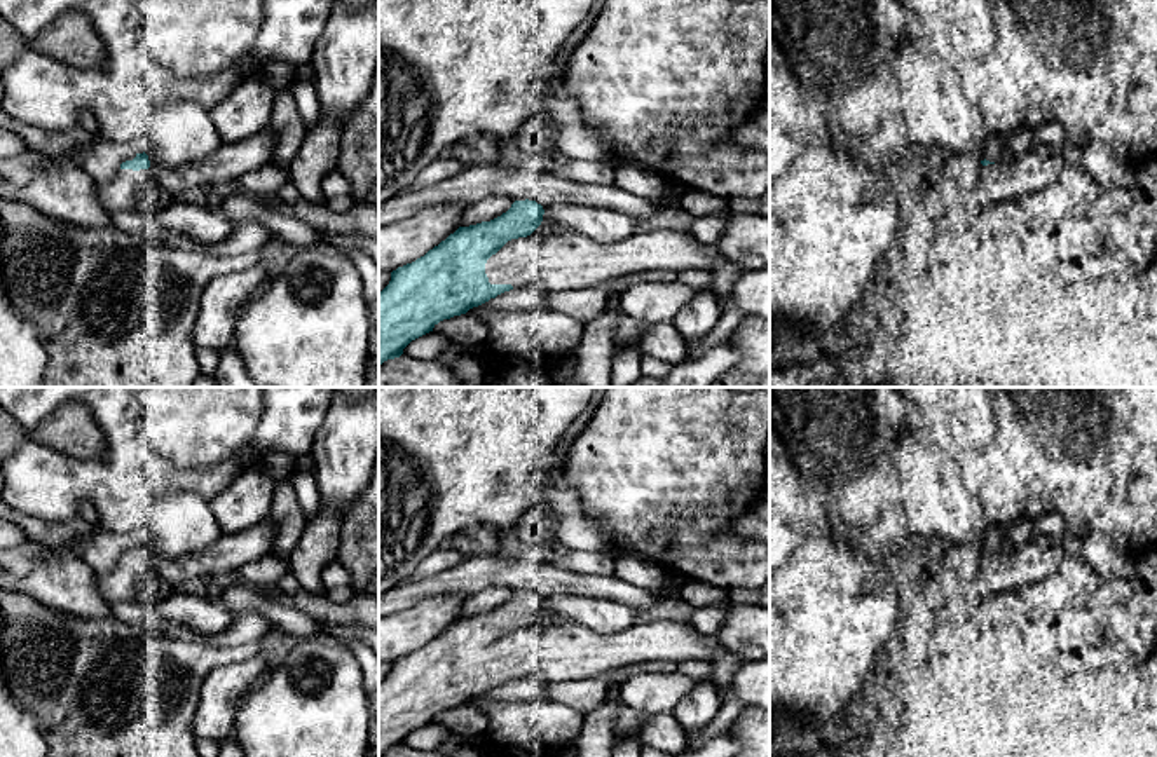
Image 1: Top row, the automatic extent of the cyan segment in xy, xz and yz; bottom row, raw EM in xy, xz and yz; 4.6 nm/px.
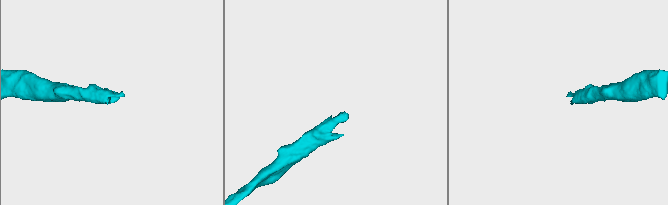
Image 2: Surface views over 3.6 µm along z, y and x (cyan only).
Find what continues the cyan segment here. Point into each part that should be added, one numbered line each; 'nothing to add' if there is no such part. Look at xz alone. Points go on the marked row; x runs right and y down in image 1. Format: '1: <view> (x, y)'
1: xz (554, 255)

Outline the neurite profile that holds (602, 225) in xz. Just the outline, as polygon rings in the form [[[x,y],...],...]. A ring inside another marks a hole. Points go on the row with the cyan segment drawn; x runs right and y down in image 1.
[[[558,202],[544,209],[553,222],[567,225],[595,242],[611,244],[626,241],[635,234],[640,220],[611,209]]]

